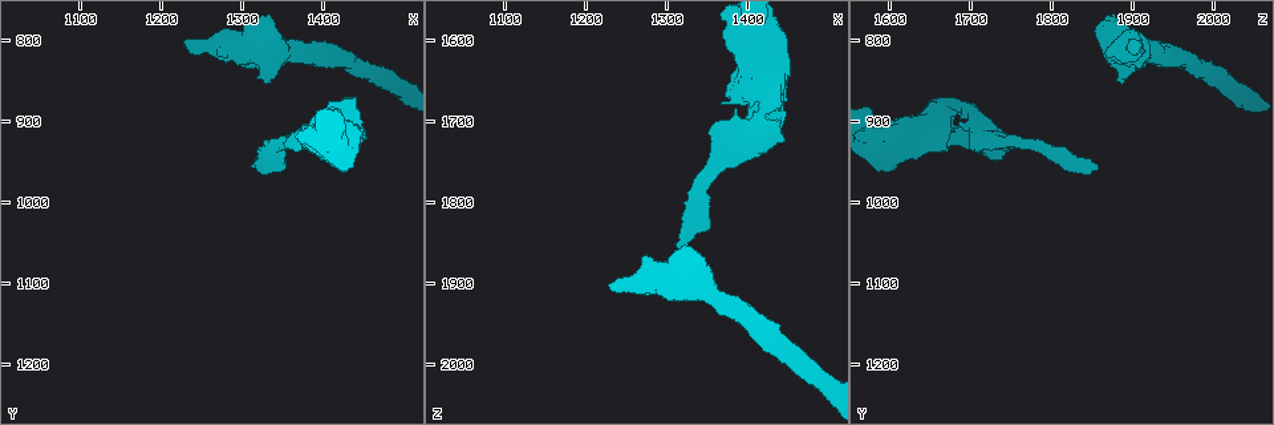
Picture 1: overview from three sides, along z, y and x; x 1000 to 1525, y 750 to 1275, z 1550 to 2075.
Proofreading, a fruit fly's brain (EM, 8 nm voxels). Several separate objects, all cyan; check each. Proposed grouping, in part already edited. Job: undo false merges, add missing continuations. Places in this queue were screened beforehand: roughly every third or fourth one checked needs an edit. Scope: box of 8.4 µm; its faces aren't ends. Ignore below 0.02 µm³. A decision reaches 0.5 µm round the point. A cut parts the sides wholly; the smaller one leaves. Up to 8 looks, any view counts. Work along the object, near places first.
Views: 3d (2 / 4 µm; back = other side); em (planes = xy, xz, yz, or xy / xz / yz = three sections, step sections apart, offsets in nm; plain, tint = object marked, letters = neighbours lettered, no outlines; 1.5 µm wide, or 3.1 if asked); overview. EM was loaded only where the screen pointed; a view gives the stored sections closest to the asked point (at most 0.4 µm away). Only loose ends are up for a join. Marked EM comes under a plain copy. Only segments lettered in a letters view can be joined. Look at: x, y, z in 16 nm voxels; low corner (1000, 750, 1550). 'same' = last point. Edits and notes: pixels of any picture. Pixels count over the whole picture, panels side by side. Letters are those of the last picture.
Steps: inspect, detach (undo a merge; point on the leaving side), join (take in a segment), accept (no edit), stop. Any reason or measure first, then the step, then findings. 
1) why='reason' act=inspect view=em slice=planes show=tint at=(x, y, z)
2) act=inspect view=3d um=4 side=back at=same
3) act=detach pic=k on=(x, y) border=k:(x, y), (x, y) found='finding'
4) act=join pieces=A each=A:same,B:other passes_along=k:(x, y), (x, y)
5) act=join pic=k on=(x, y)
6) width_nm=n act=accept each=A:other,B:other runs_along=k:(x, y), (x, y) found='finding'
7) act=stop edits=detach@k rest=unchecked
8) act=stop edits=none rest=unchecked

why='sudden change in width' act=inspect view=3d um=4 at=(1365, 925, 1750)

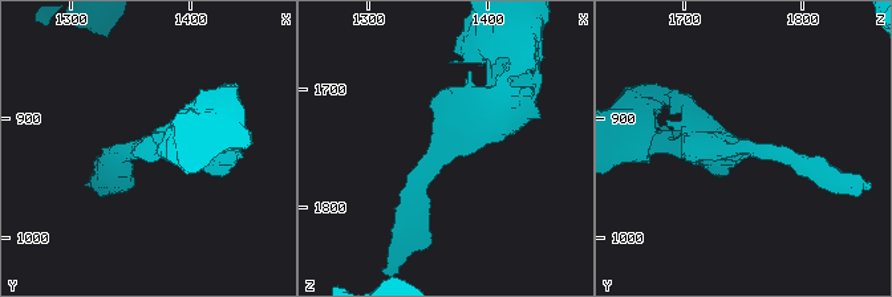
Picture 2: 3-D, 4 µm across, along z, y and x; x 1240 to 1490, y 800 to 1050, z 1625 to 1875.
arm_widths_nm=220,500 act=inspect view=em slice=planes show=letters at=(1364, 926, 1754)

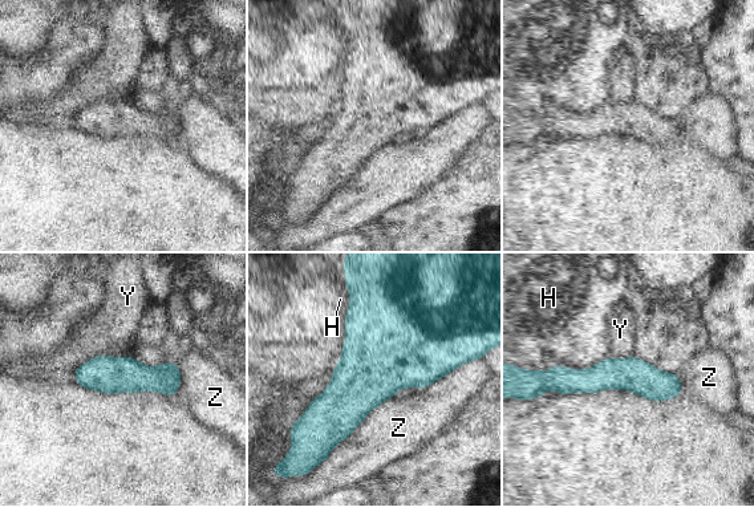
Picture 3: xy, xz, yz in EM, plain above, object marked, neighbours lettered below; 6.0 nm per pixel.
act=accept each=H:other,Y:other,Z:other found='one neuron here'

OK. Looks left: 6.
why='stops while still wide' act=inspect view=em slice=planes show=letters at=(1225, 800, 1905)

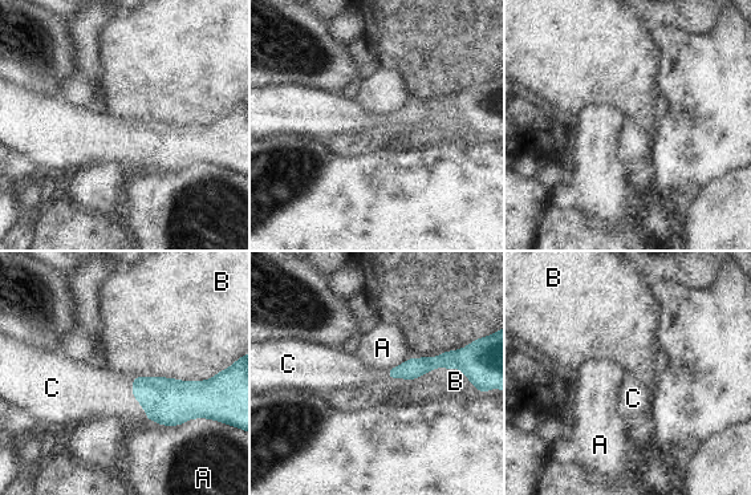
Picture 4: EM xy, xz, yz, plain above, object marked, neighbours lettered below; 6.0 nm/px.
act=join pieces=C each=A:other,B:other,C:same passes_along=4:(413, 368), (388, 373), (346, 370) found='the neuron continues'

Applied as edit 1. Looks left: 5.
why='an open end' act=inspect view=em slice=xz step=8 show=tint at=(1315, 960, 1855)

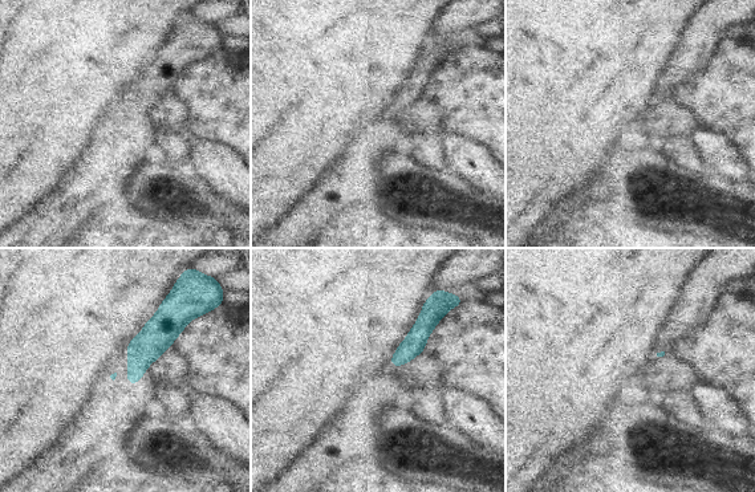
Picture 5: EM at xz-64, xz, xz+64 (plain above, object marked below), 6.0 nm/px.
why='see the neighbours' act=inspect view=em slice=xz step=8 show=letters at=same

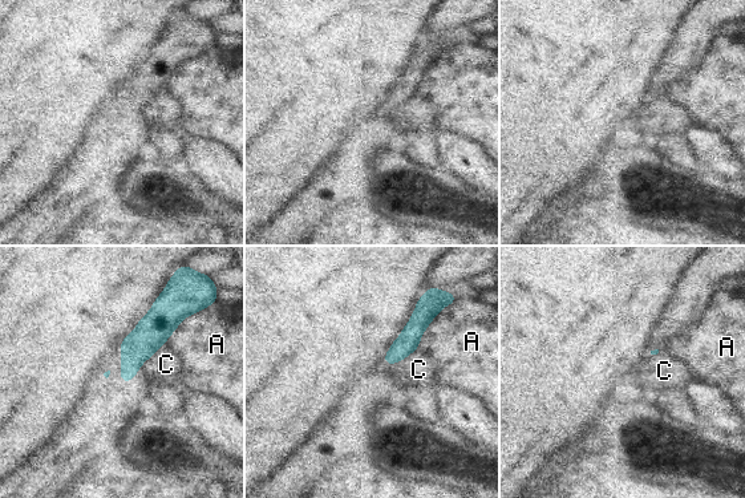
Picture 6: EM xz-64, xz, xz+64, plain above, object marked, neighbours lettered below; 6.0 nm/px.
longest_contact=A:260nm act=accept each=A:other,C:other found='no lettered segment goes on from it'

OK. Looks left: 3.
act=stop edits=join@4 rest=unchecked

